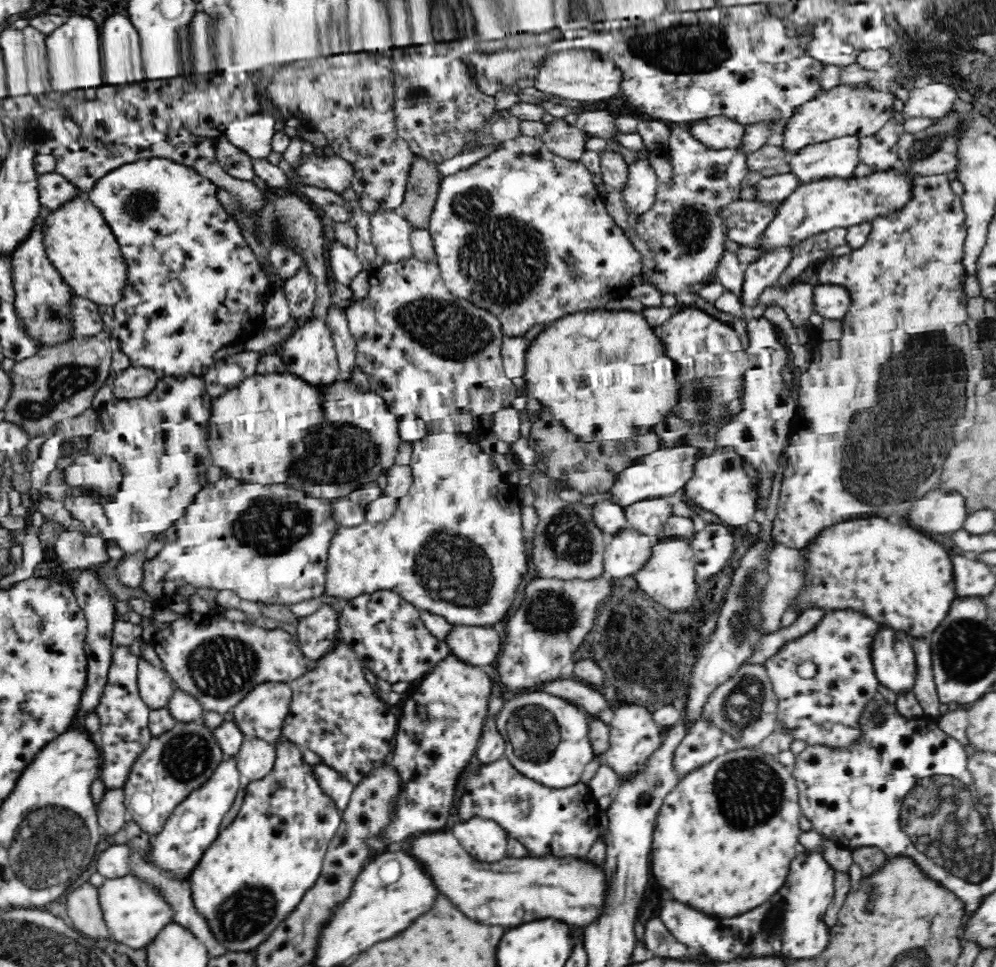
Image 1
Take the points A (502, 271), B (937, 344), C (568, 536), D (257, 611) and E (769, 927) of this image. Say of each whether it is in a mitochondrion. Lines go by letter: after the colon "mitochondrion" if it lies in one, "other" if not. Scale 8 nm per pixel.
A: mitochondrion
B: mitochondrion
C: mitochondrion
D: other
E: mitochondrion

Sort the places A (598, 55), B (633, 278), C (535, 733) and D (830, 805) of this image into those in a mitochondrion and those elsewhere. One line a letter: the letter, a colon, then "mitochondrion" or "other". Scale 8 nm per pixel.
A: other
B: other
C: mitochondrion
D: other

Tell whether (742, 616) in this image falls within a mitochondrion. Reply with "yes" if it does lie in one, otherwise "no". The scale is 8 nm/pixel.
yes

